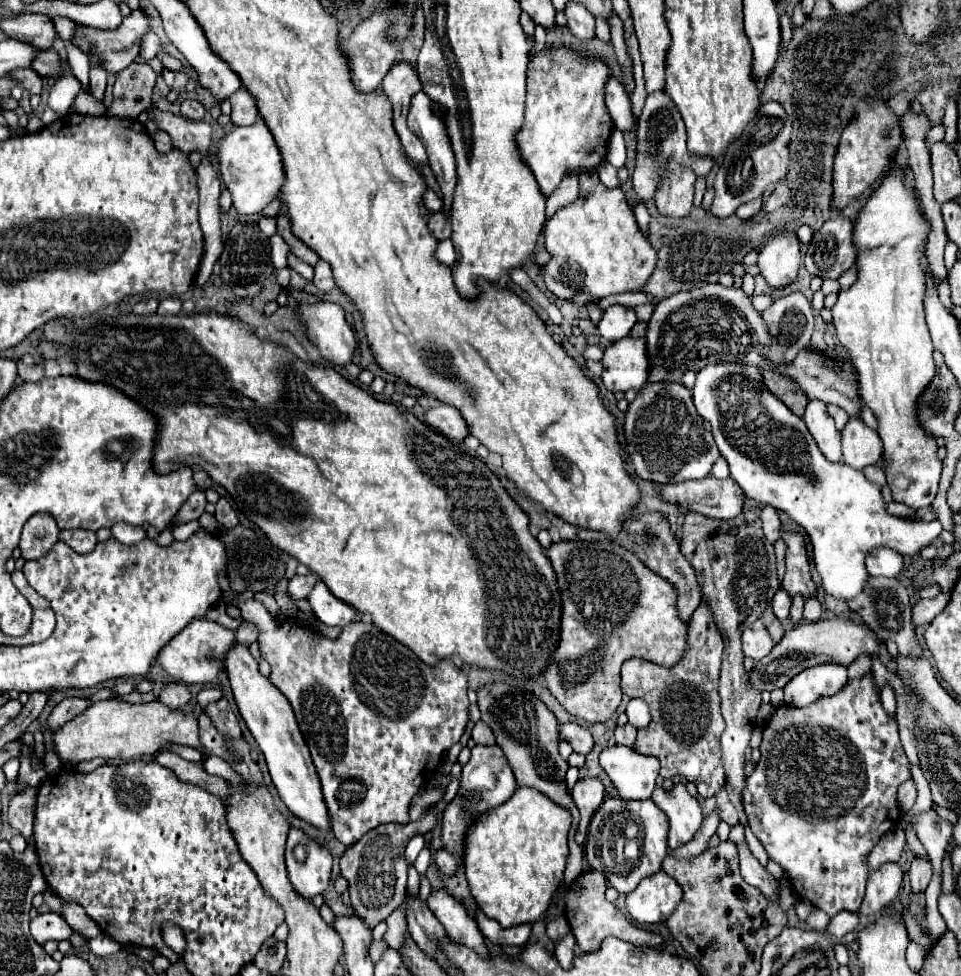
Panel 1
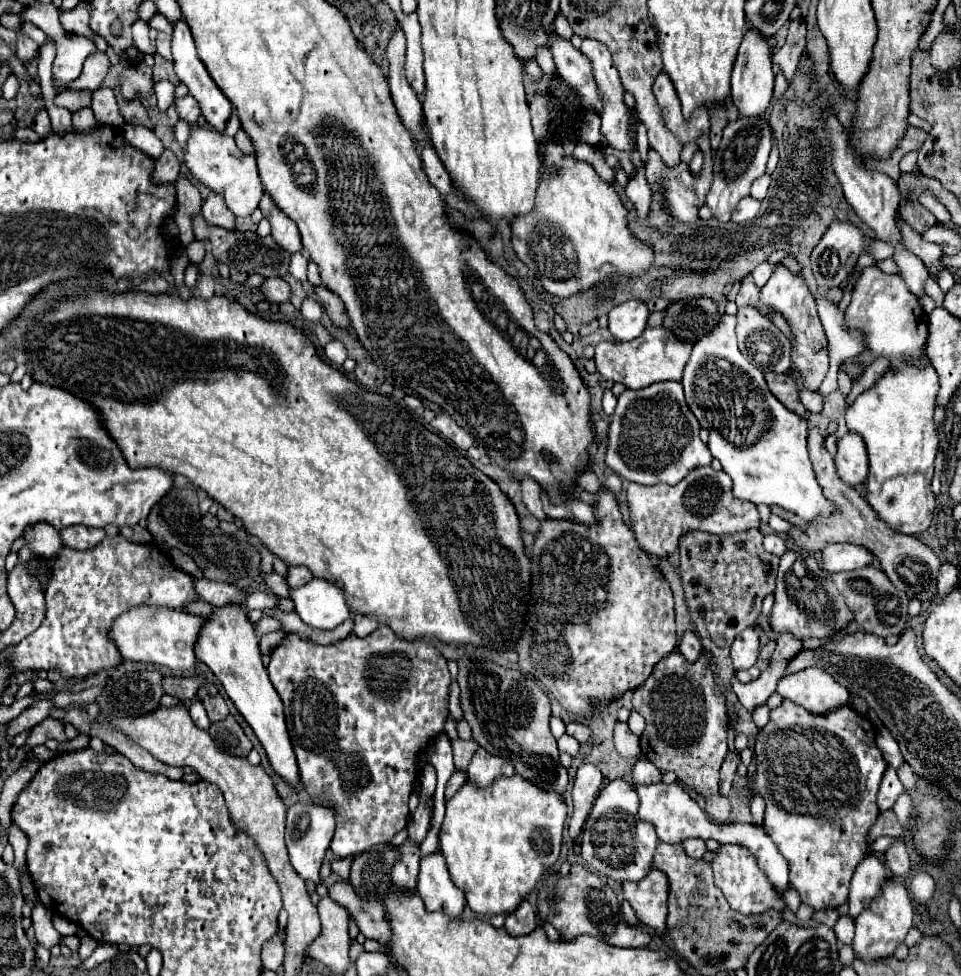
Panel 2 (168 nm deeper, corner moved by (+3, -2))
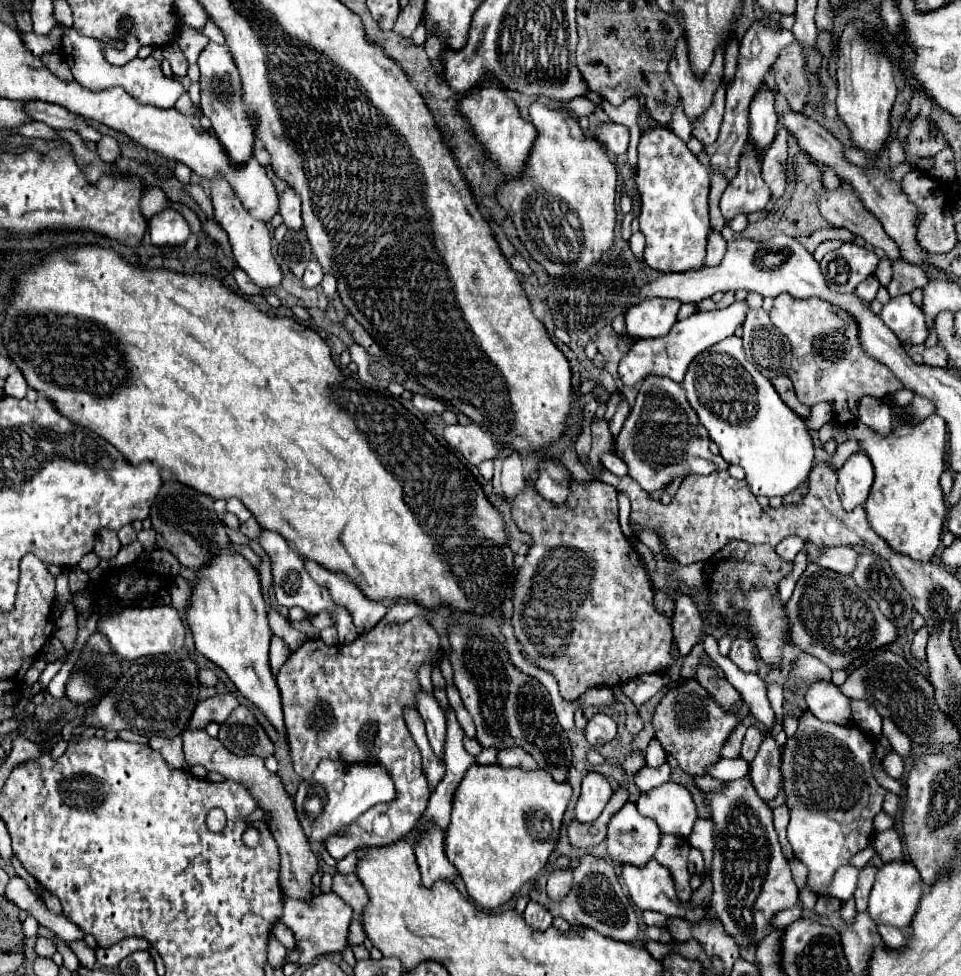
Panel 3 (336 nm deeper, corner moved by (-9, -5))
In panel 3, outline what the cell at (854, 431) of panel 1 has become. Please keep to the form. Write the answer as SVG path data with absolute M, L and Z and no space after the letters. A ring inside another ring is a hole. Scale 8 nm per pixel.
M856 451L838 471L838 495L844 509L864 505L874 483L874 465L864 451Z

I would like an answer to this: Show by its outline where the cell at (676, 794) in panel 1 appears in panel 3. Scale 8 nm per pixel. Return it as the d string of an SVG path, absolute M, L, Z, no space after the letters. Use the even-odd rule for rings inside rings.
M664 783L652 791L640 793L638 811L658 823L662 833L688 837L698 819L696 803L690 791L678 783Z

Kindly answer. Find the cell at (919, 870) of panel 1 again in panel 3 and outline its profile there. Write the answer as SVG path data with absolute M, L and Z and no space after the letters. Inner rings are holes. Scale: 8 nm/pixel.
M894 829L876 833L876 837L872 839L872 845L876 847L876 851L878 851L878 855L882 857L884 863L902 861L902 857L904 857L902 841L900 841L900 837L898 837L898 833Z

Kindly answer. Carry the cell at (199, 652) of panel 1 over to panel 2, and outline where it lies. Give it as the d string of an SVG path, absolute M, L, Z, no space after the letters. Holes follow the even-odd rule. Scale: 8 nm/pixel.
M136 606L120 614L112 622L108 636L126 660L154 662L154 664L168 666L172 670L188 670L188 668L194 668L194 662L196 662L194 642L198 640L198 632L202 624L204 624L202 616L194 616L182 610Z

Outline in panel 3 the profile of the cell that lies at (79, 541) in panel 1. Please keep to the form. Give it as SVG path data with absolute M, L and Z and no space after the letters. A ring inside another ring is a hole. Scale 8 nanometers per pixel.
M104 531L96 535L96 543L94 543L94 553L100 557L100 559L110 559L114 557L116 553L120 551L120 541L116 537L114 531Z

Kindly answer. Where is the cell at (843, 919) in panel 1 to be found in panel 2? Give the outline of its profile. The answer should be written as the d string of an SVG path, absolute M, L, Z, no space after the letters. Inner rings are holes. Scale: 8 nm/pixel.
M826 908L824 912L814 912L814 916L812 916L812 920L816 920L818 924L826 924L830 928L836 924L838 918L840 918L840 914L834 908Z

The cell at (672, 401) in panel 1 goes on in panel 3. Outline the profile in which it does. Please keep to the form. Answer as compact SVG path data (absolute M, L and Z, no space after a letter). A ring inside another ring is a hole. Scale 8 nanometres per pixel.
M652 377L640 385L630 415L616 437L616 455L628 465L628 475L638 481L644 491L654 493L668 489L676 477L684 479L688 475L708 475L728 469L722 455L714 455L708 443L708 431L688 405L684 387L672 379Z

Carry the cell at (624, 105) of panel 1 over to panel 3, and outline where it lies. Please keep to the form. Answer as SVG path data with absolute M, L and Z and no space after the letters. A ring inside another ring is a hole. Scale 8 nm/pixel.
M710 231L708 235L708 249L706 249L706 265L714 267L720 263L720 259L724 257L724 251L726 251L726 241L720 233L714 233Z

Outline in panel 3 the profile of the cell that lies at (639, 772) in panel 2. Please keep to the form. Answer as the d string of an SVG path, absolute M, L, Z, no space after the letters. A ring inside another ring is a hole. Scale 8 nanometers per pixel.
M652 739L648 743L645 760L650 767L660 767L666 761L666 753L664 753L664 749L660 747L660 743L656 739Z

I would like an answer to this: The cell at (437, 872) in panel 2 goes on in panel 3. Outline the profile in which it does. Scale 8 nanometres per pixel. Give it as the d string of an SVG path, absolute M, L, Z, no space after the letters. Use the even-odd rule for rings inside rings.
M428 827L428 831L424 831L424 839L420 839L420 843L414 845L414 851L424 885L434 887L434 883L438 881L446 881L450 885L456 883L458 871L446 857L444 831L436 831L436 827Z

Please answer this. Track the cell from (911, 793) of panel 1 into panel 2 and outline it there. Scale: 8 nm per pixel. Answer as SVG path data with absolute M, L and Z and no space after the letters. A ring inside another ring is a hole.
M892 766L886 768L882 784L880 784L880 792L878 792L878 812L884 812L888 808L892 808L892 804L896 802L896 798L902 794L902 782L898 780L898 774Z

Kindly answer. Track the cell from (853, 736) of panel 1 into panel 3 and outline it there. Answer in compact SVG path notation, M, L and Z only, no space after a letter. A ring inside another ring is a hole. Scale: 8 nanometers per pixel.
M806 709L798 719L798 731L794 737L788 737L782 745L782 783L786 805L790 809L788 823L788 841L798 861L808 867L808 887L816 895L826 895L834 879L834 873L850 865L850 859L864 851L870 845L872 837L872 819L882 811L882 801L886 789L874 777L874 753L876 741L862 733L856 725L836 725L824 723Z

